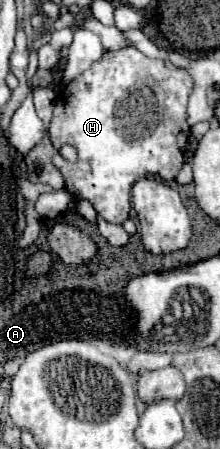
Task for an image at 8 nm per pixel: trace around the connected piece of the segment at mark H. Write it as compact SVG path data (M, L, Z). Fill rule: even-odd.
M135 47L119 51L107 51L89 71L69 83L53 109L53 121L49 127L55 149L61 145L73 145L77 149L77 161L67 161L55 153L53 165L61 171L67 183L67 191L77 199L87 199L93 209L109 223L121 225L129 217L131 187L145 175L157 175L161 179L175 179L185 163L185 137L189 135L187 123L187 99L193 91L193 77L183 69L169 69L163 61L151 59Z

